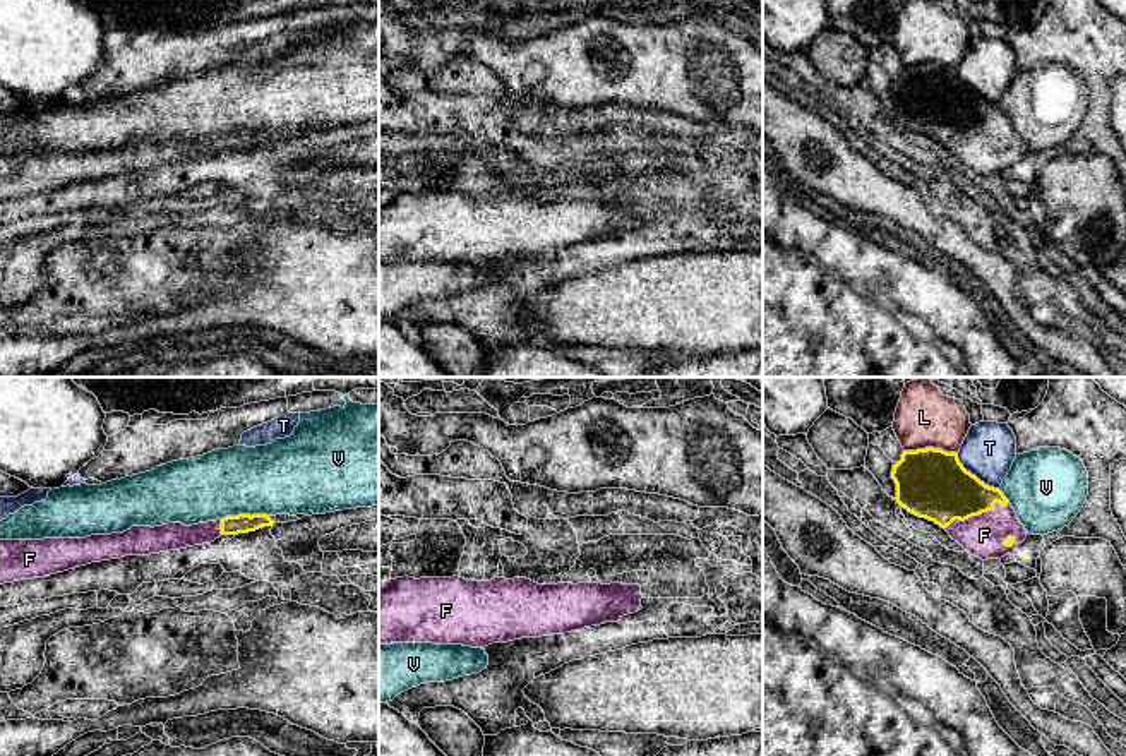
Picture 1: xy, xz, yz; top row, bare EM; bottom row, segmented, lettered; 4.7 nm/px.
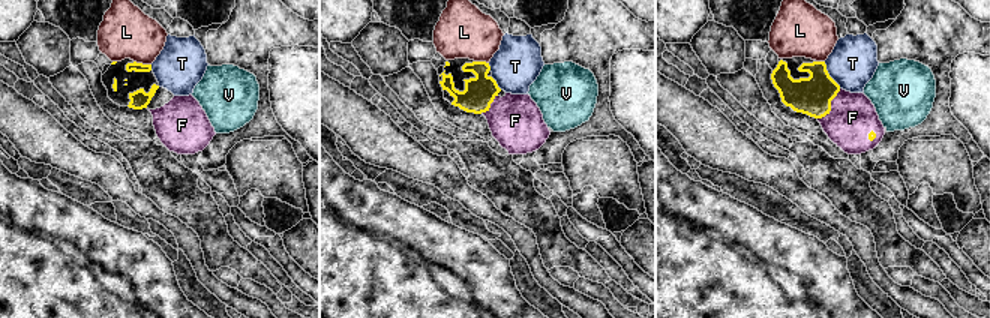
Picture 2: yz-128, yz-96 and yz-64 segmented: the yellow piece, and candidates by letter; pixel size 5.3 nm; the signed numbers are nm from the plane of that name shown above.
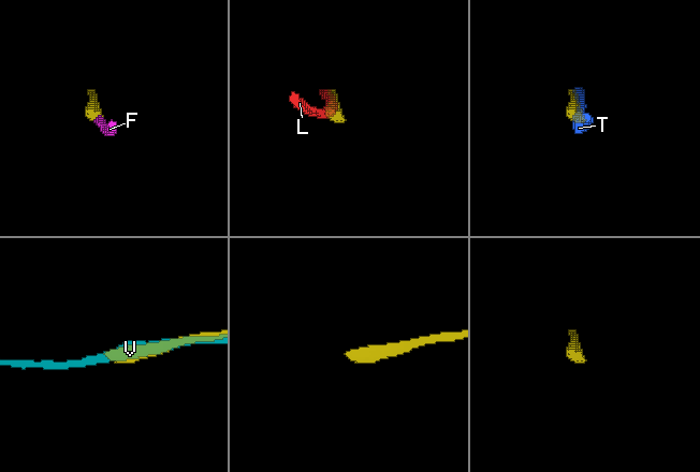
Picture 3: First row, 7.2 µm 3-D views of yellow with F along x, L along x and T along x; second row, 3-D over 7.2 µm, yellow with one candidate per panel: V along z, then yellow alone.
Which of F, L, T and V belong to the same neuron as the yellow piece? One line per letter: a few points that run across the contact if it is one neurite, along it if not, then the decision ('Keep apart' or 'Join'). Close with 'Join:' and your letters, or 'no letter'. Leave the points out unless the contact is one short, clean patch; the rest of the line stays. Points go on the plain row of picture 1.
F: Join
L: Keep apart
T: Keep apart
V: Keep apart
Join: F

